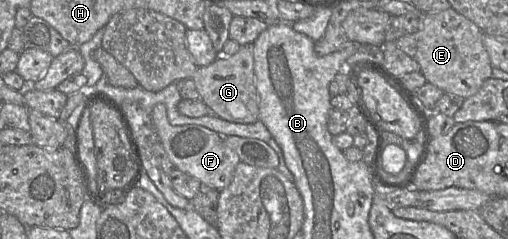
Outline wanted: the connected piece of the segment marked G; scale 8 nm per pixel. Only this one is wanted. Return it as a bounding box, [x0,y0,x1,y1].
[192,44,259,124]

